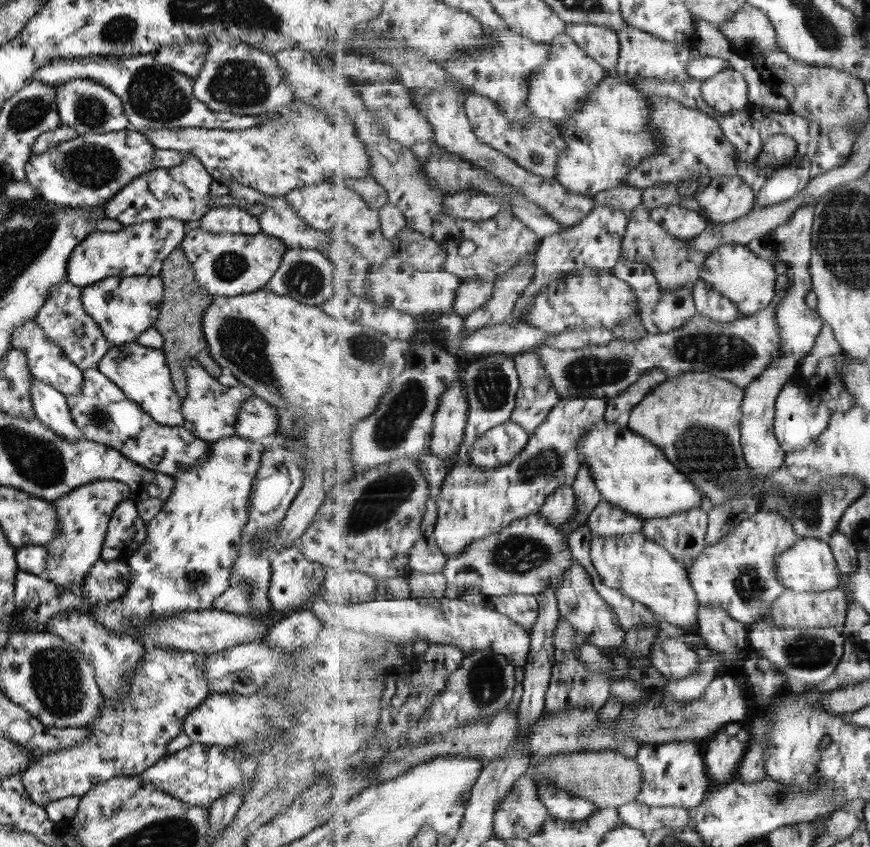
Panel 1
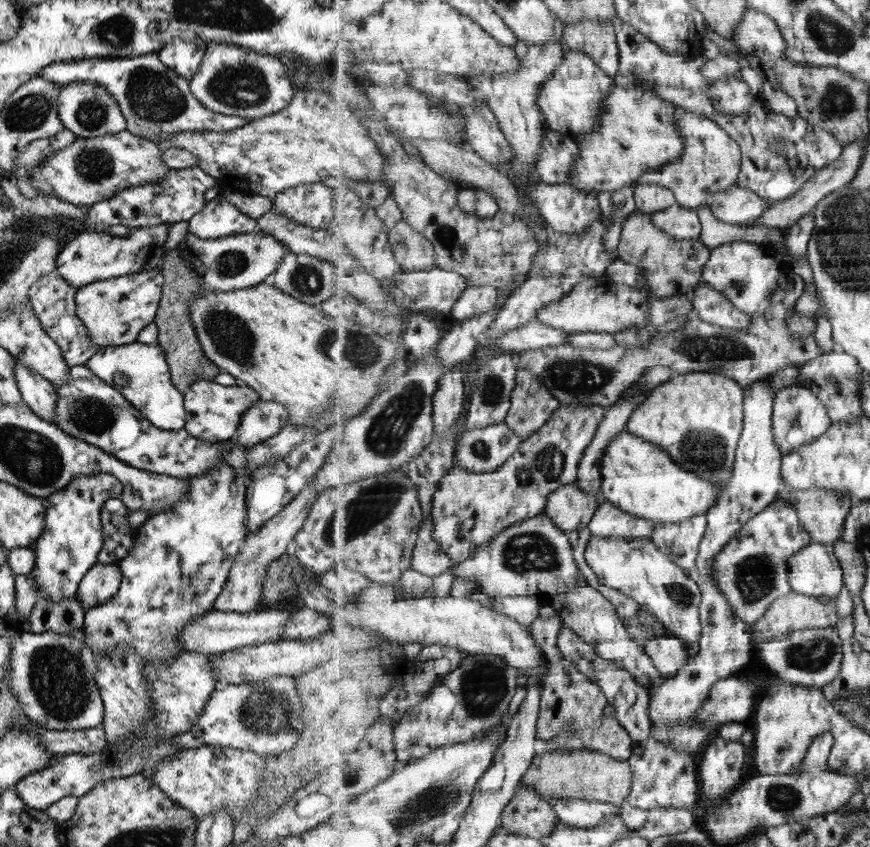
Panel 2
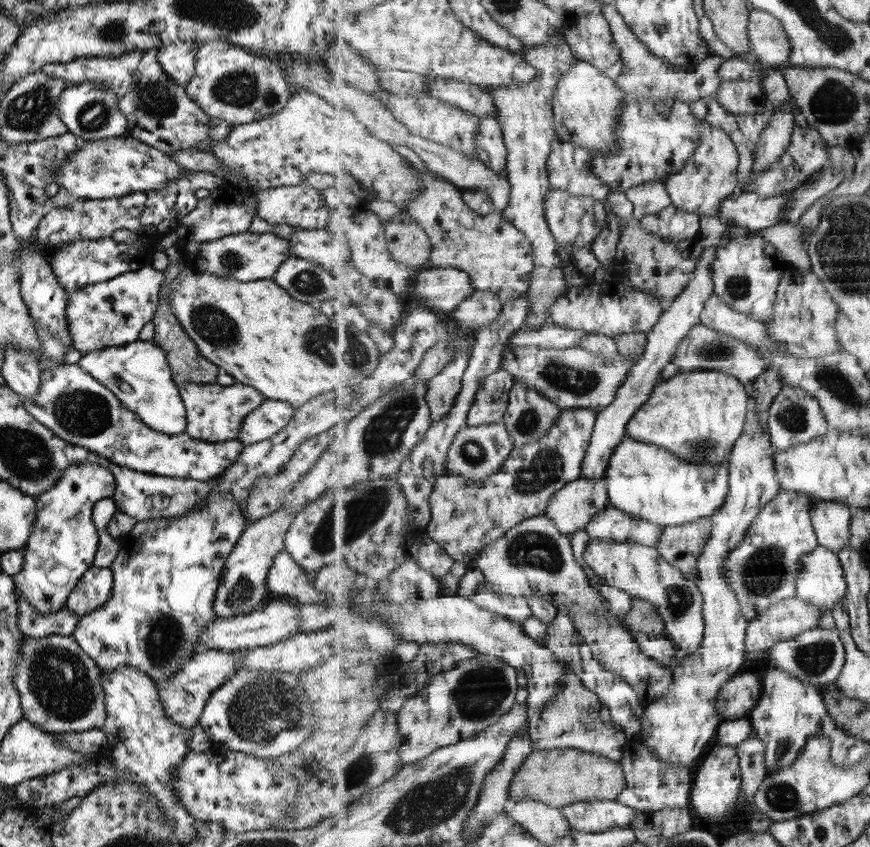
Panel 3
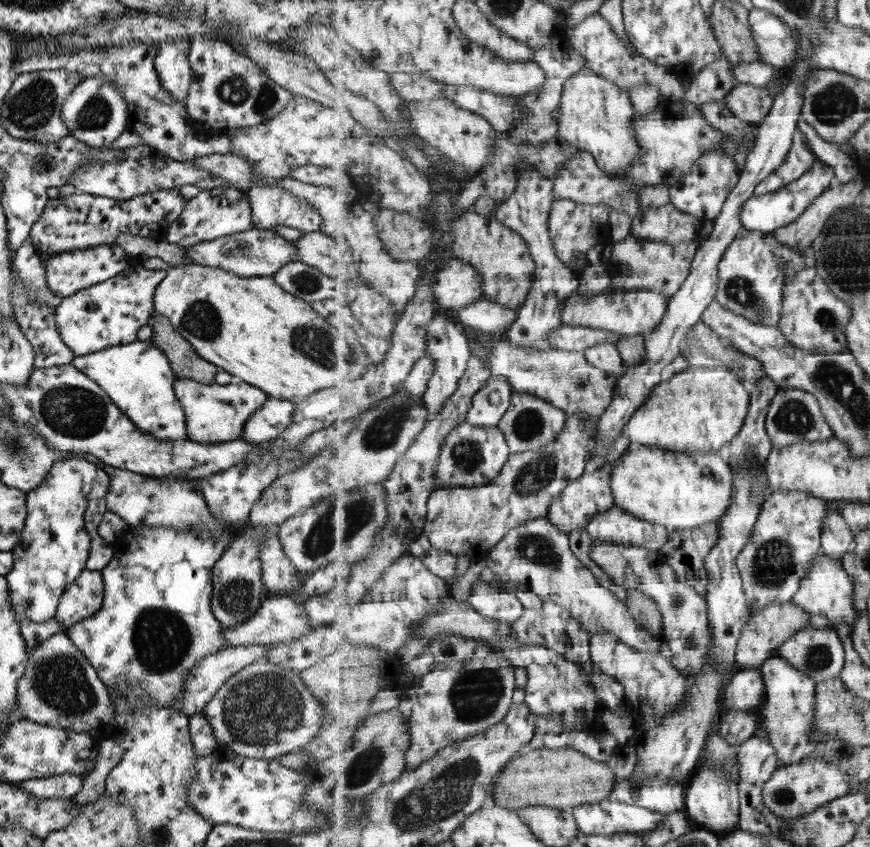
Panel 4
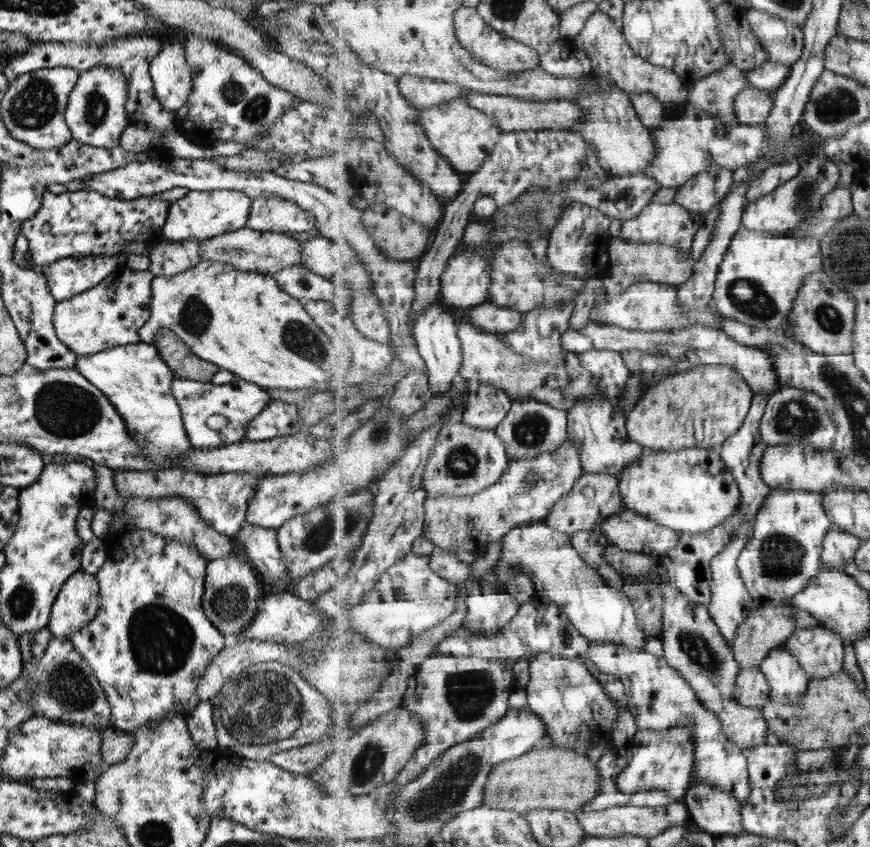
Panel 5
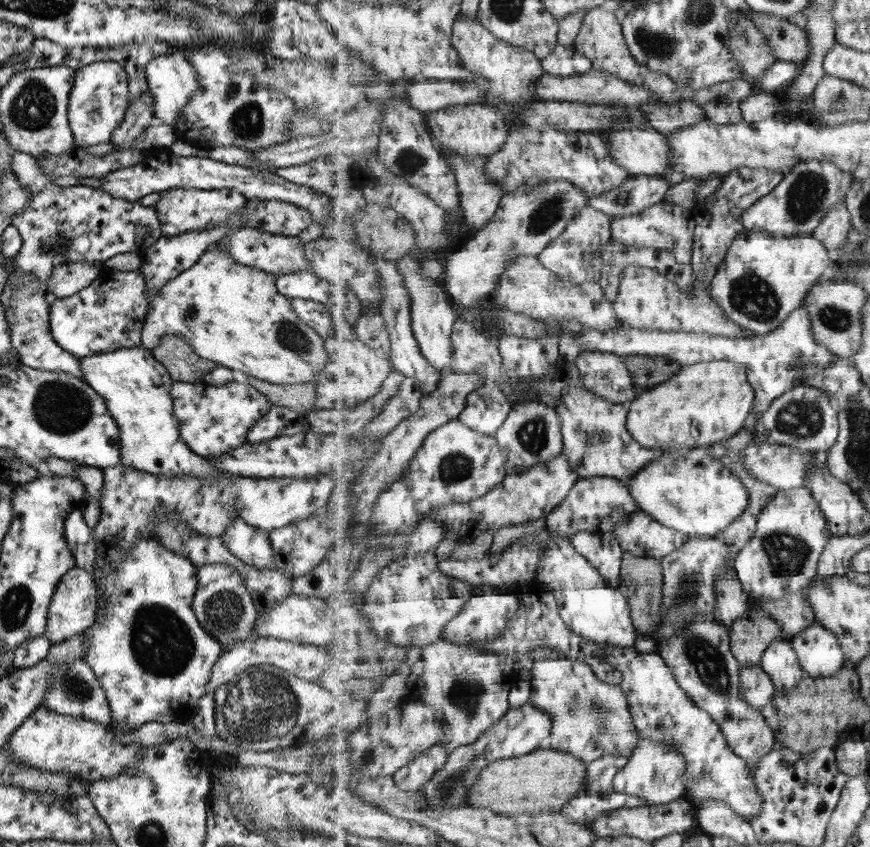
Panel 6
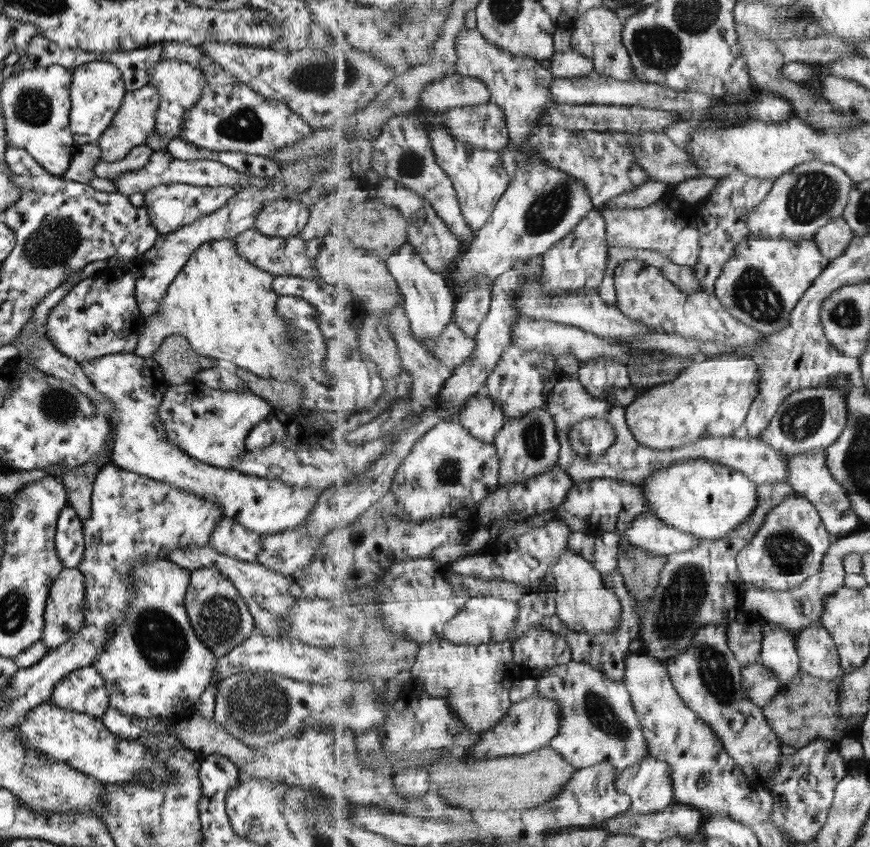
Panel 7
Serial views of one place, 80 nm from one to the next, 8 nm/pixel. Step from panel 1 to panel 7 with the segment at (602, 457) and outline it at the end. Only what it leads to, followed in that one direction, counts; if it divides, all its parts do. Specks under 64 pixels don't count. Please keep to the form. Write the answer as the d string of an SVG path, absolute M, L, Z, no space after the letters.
M690 458L653 473L640 486L655 513L668 525L702 539L719 540L742 526L758 508L757 485L725 464Z

